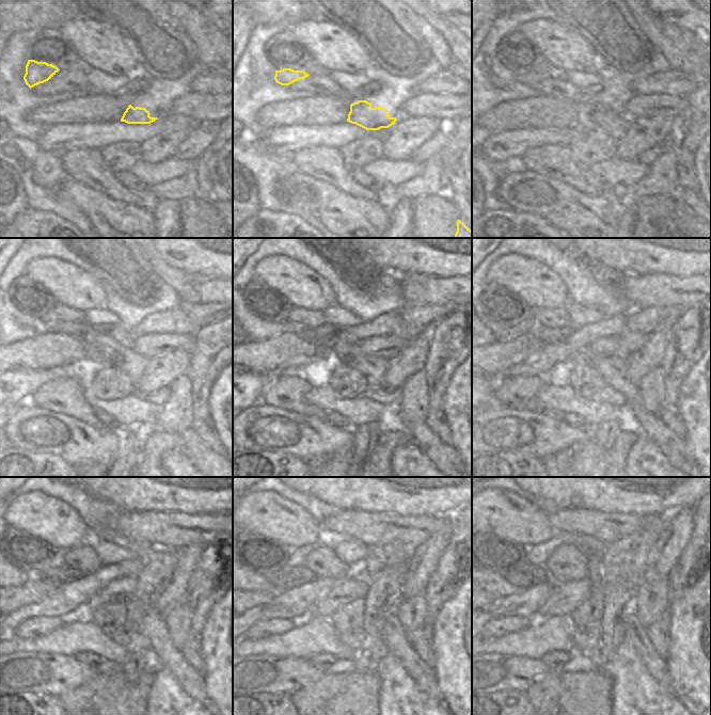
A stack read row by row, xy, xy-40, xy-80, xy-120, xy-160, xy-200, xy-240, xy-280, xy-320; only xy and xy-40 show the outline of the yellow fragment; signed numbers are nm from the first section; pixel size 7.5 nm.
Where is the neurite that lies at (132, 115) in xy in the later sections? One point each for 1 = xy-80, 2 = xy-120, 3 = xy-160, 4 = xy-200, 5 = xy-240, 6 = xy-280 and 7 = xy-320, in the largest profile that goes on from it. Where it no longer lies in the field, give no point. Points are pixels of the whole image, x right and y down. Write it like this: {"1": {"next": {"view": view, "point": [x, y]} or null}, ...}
{"1": {"next": {"view": "xy-80", "point": [614, 122]}}, "2": {"next": {"view": "xy-120", "point": [101, 348]}}, "3": {"next": {"view": "xy-160", "point": [349, 354]}}, "4": {"next": {"view": "xy-200", "point": [613, 369]}}, "5": {"next": {"view": "xy-240", "point": [144, 619]}}, "6": {"next": {"view": "xy-280", "point": [394, 637]}}, "7": {"next": {"view": "xy-320", "point": [656, 665]}}}

